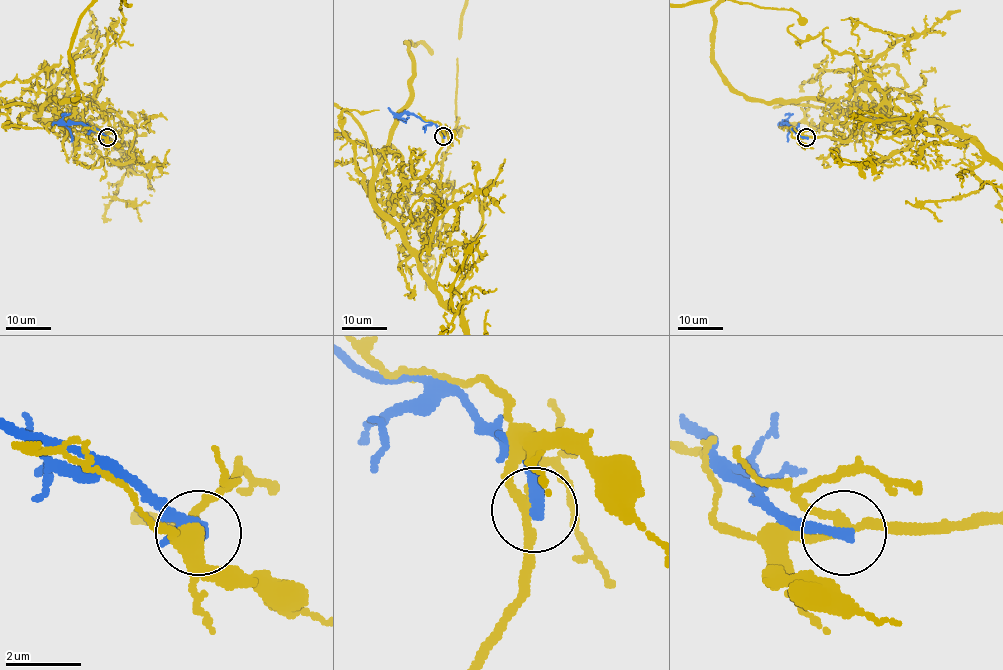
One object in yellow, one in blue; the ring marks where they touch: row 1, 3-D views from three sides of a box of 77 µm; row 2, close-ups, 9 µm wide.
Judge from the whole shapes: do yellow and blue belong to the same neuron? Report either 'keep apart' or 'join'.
keep apart

